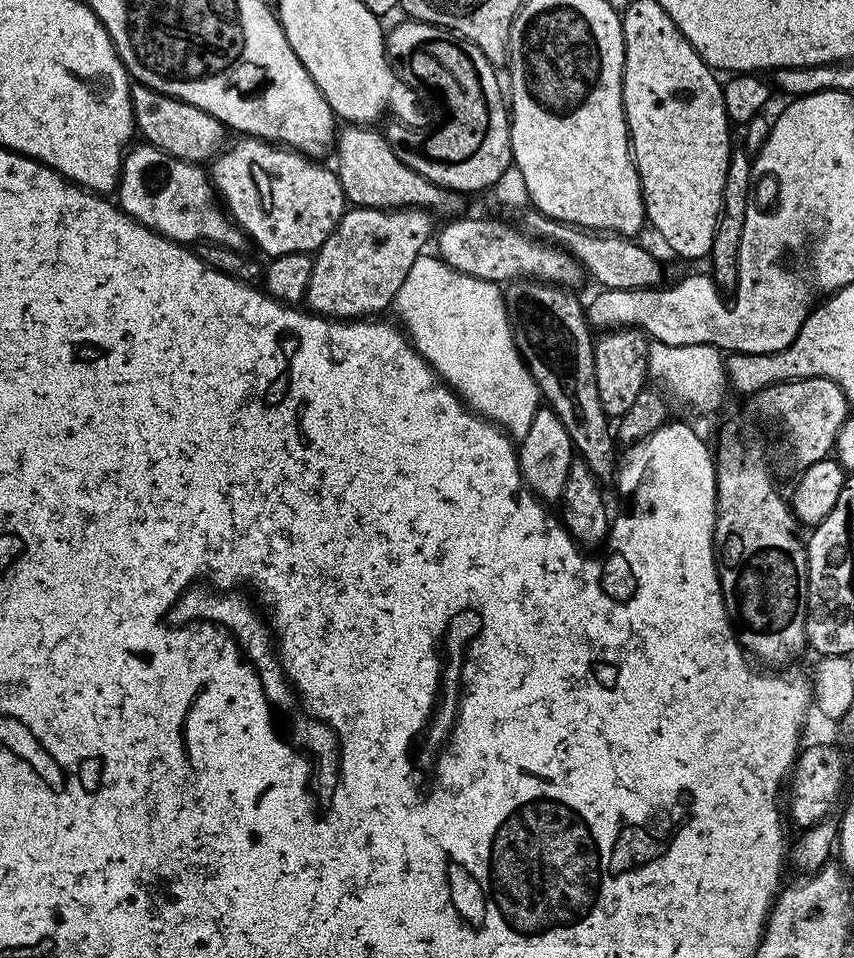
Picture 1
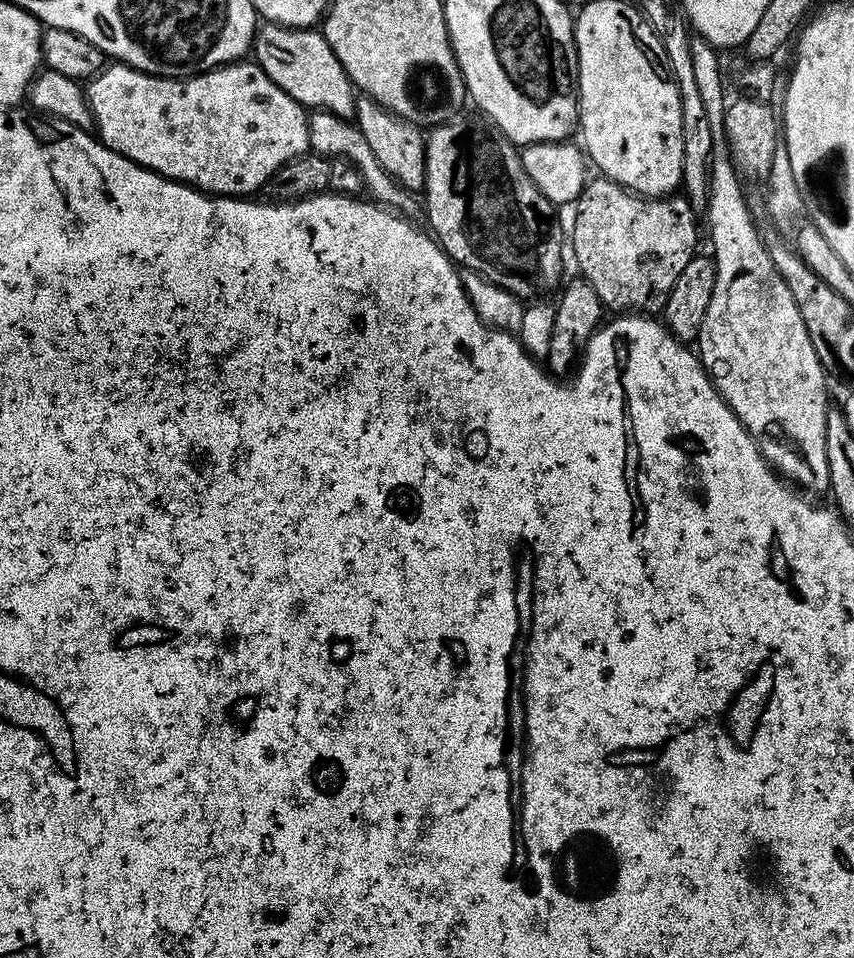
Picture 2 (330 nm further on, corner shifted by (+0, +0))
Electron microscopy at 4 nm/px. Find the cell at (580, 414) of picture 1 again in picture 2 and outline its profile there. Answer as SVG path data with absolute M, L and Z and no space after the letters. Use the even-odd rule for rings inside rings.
M487 118L479 119L452 120L449 124L438 125L432 133L430 131L427 133L424 146L426 170L424 171L424 187L422 189L424 204L428 207L429 225L427 224L427 227L436 243L443 248L453 264L469 272L478 272L482 276L487 276L490 282L494 282L494 286L502 286L502 290L520 297L521 301L528 302L541 294L547 293L544 292L547 288L554 287L553 289L555 289L561 283L560 275L564 272L564 252L566 256L566 236L560 230L557 209L541 194L538 186L534 186L534 182L530 182L530 174L526 174L526 170L520 161L520 148L513 144L491 120Z

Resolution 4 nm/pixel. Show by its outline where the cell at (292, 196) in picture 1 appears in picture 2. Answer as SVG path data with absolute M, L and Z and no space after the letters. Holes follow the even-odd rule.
M119 62L109 63L100 69L86 84L86 95L88 105L92 111L92 122L95 135L100 143L110 150L130 158L138 166L149 168L152 172L157 172L160 176L165 176L168 180L177 180L179 184L188 184L191 188L198 188L202 192L213 196L235 196L237 198L248 198L259 193L264 185L271 180L273 174L286 162L304 155L309 151L308 146L308 118L309 113L304 105L298 103L290 94L286 94L277 84L260 69L255 62L237 62L234 64L224 64L220 68L214 68L210 72L200 72L197 76L186 76L183 78L173 78L171 76L151 76L137 68L131 68L128 64Z

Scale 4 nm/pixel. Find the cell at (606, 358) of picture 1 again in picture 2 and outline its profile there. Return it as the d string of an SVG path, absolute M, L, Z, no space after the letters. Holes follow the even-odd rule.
M595 178L585 183L584 189L580 191L579 200L574 204L574 215L572 232L570 235L570 252L576 255L576 260L580 263L579 275L590 282L590 286L594 286L598 298L604 304L605 309L611 310L616 314L660 314L663 313L666 306L666 298L670 298L670 290L674 290L674 282L678 279L678 274L682 274L686 262L690 262L690 258L697 255L696 248L696 220L697 213L692 210L692 203L683 195L673 194L667 198L649 198L634 192L629 192L627 188L623 188L621 184L615 184L613 180L607 178Z

